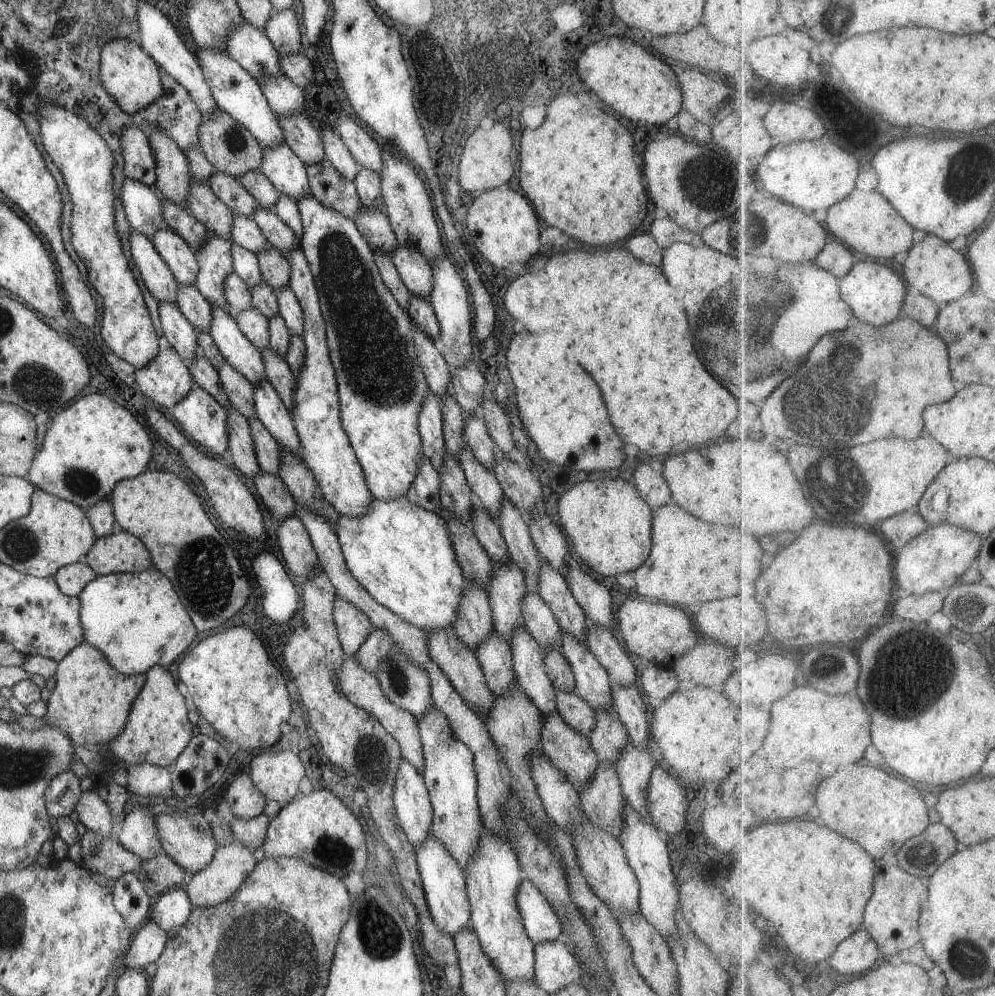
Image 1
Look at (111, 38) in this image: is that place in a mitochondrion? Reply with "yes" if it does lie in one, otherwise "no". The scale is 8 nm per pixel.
no

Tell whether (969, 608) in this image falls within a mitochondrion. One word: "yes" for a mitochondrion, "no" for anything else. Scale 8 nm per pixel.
yes

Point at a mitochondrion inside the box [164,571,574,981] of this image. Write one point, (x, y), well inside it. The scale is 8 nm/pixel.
(381, 937)

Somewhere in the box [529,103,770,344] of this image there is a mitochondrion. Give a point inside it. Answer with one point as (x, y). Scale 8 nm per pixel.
(703, 179)

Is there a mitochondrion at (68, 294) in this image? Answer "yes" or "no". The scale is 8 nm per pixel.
no

